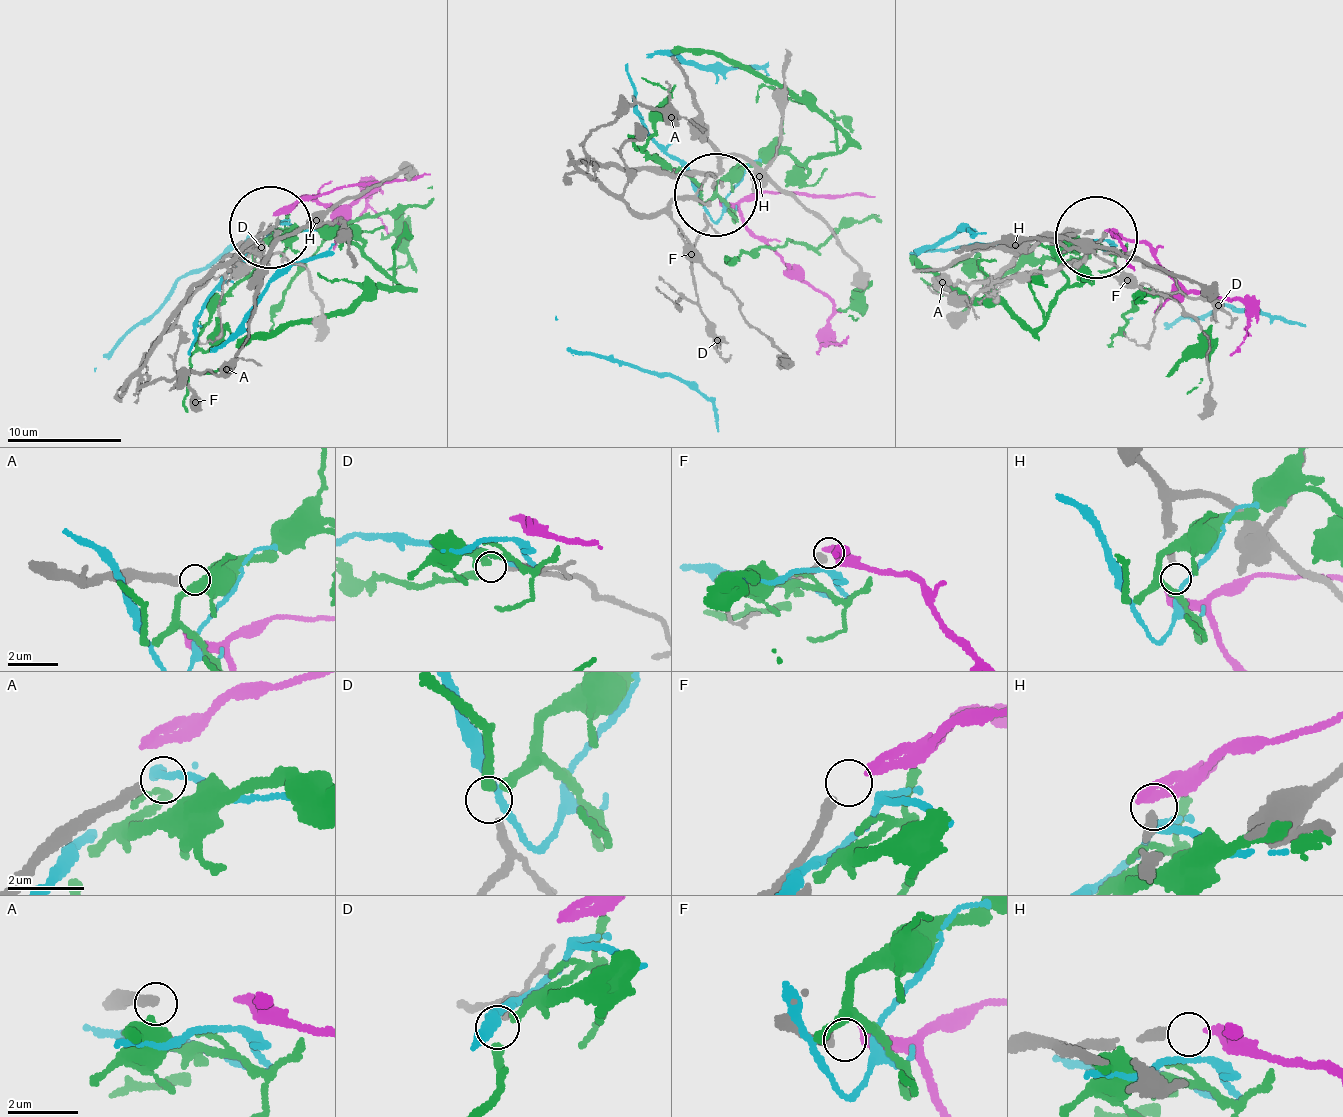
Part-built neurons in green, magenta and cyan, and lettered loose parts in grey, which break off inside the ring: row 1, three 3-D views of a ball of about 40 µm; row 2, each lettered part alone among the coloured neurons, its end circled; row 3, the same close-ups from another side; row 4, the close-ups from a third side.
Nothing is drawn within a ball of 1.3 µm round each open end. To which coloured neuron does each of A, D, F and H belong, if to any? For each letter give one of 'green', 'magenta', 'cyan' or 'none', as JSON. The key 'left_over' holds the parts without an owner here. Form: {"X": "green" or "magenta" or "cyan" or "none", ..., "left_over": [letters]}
{"A": "none", "D": "green", "F": "magenta", "H": "none", "left_over": ["A", "H"]}

